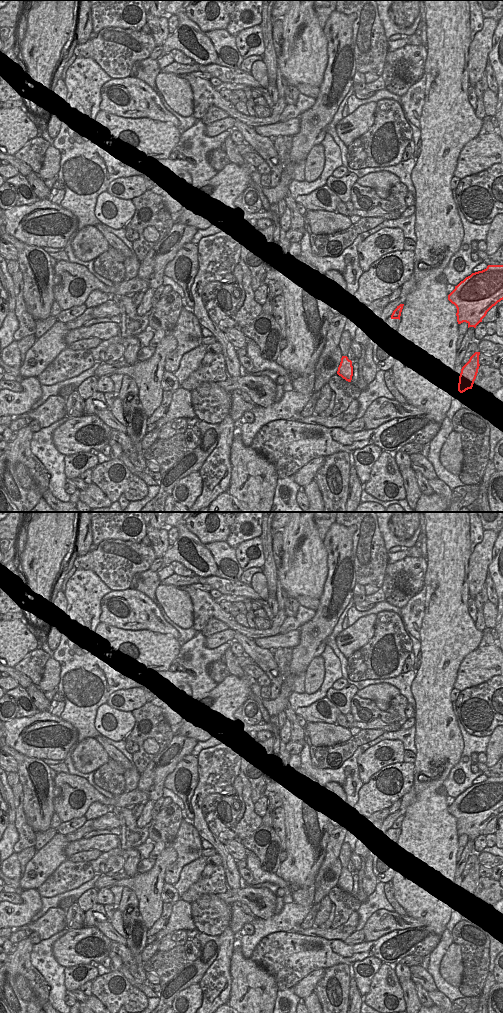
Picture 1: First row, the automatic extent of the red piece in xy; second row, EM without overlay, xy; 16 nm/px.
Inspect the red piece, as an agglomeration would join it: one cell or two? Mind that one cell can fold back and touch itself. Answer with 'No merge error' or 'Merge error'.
No merge error.

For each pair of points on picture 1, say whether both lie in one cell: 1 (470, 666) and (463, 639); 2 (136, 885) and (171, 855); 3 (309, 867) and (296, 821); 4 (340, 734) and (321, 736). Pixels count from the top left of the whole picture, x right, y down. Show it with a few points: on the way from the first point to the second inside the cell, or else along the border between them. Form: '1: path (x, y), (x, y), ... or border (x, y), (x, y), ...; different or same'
1: border (478, 646), (463, 659), (456, 676); different
2: path (145, 882), (162, 864); same
3: path (305, 856), (305, 837), (303, 832); same
4: path (335, 734), (326, 735); same

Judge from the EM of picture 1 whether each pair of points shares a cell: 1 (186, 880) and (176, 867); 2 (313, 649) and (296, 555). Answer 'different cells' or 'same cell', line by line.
1: different cells
2: different cells

